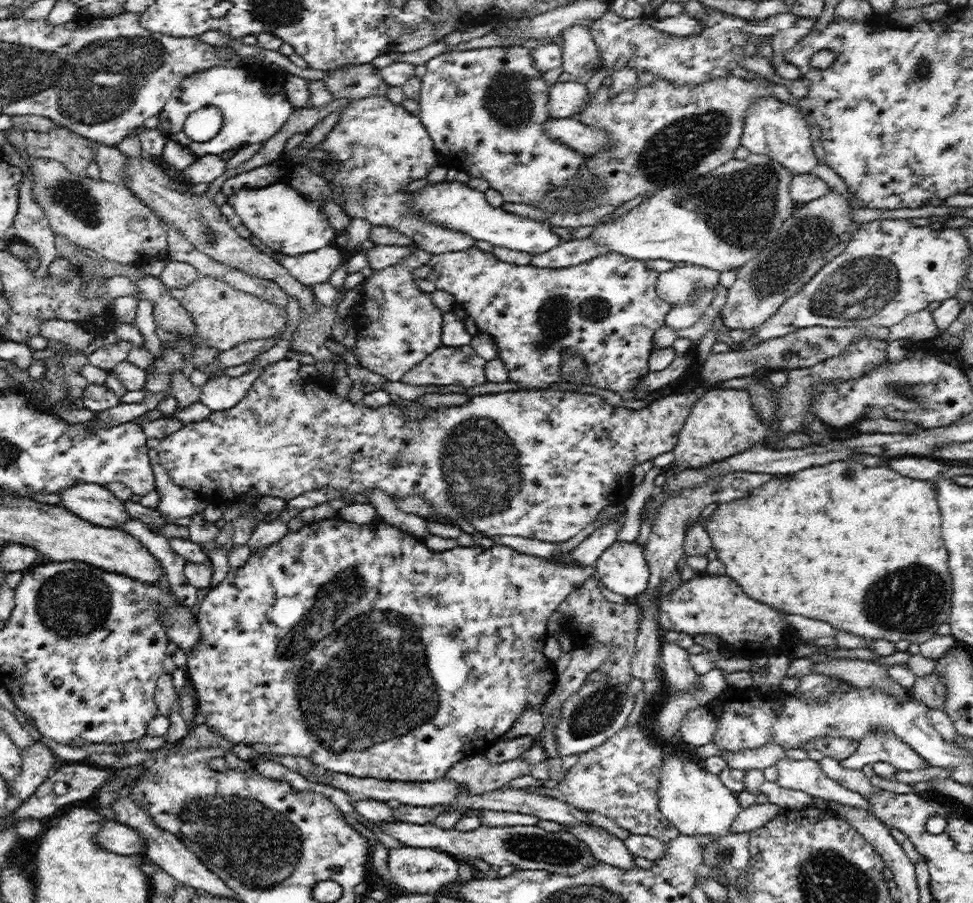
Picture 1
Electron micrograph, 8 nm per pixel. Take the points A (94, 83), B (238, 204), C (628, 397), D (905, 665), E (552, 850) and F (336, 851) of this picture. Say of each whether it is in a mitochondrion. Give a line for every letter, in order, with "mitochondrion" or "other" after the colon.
A: mitochondrion
B: other
C: other
D: other
E: mitochondrion
F: other

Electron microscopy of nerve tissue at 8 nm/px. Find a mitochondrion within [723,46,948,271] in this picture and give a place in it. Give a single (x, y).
(924, 70)

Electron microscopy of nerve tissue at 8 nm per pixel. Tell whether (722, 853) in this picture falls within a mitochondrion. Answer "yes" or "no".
yes

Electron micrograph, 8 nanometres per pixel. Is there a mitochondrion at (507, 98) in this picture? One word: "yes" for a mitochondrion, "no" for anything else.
yes

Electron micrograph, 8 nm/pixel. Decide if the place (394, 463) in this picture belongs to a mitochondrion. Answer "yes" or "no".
yes

